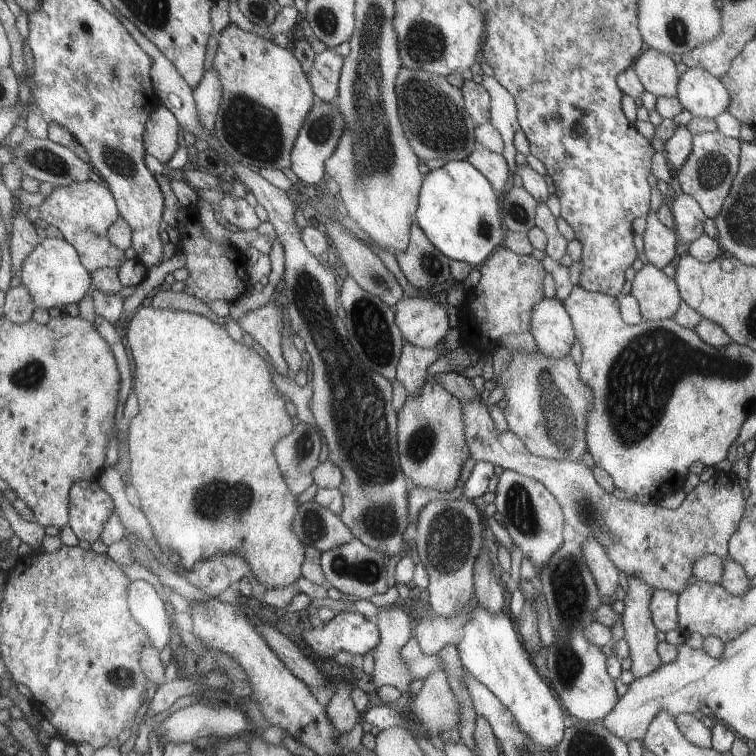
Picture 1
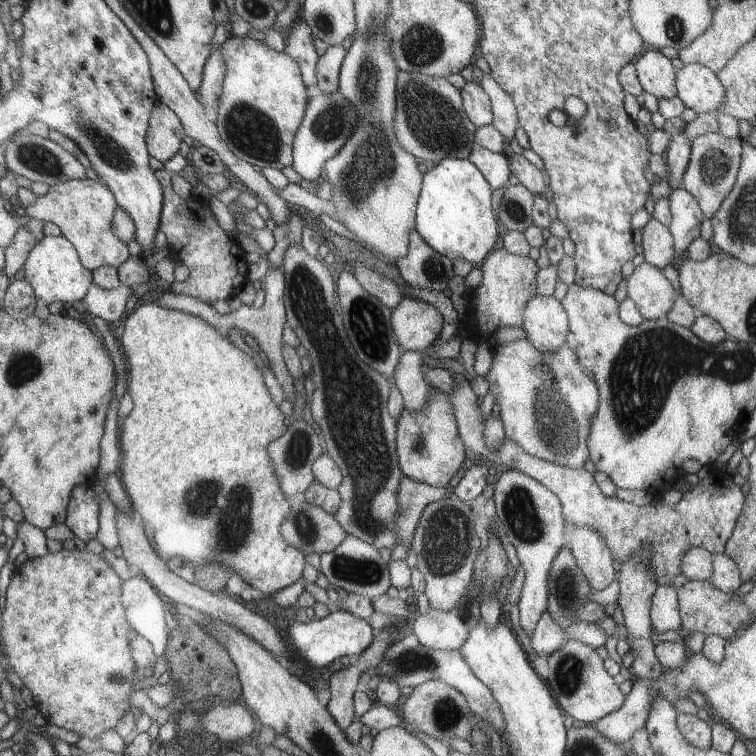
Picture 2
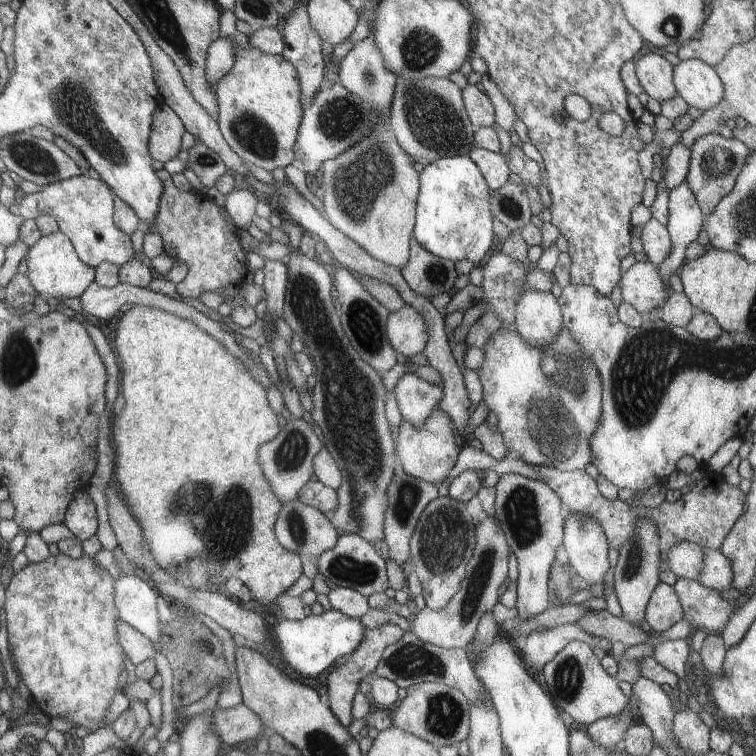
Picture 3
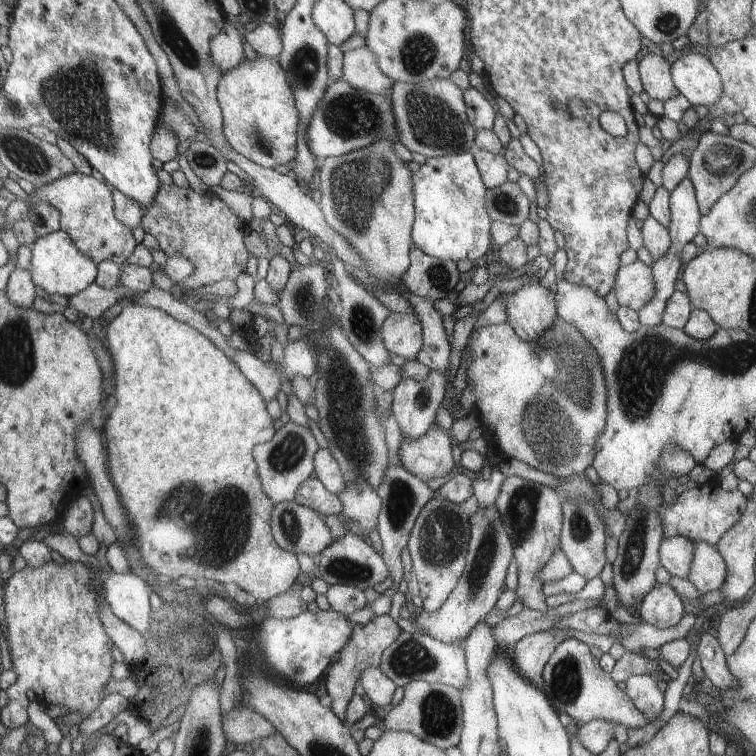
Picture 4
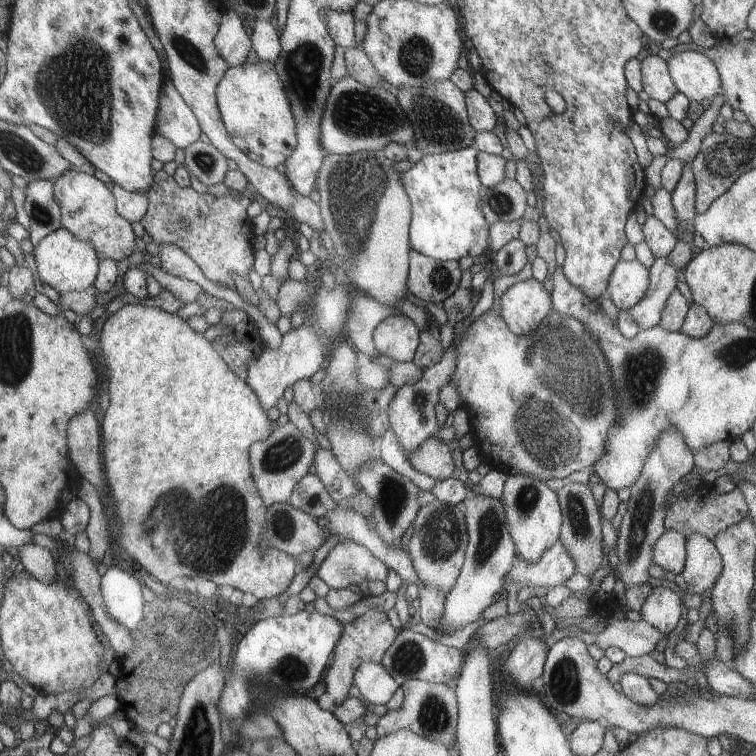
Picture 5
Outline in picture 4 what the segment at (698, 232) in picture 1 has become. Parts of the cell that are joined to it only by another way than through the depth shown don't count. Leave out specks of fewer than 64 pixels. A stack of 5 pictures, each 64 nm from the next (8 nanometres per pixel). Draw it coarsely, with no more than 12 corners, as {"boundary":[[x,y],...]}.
{"boundary":[[690,176],[671,191],[671,245],[652,264],[652,300],[637,310],[641,326],[663,322],[676,291],[680,252],[700,232]]}

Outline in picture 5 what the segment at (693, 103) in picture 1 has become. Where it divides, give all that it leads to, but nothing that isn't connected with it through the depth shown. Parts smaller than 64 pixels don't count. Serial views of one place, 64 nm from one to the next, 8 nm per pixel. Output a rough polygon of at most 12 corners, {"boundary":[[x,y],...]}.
{"boundary":[[693,50],[667,61],[680,93],[713,100],[720,93],[717,64]]}

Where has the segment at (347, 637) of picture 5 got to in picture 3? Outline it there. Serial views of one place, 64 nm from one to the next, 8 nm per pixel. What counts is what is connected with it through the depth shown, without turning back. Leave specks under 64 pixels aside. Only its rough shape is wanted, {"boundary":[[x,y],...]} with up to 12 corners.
{"boundary":[[388,622],[366,629],[346,664],[328,676],[330,708],[348,727],[360,680],[402,638]]}

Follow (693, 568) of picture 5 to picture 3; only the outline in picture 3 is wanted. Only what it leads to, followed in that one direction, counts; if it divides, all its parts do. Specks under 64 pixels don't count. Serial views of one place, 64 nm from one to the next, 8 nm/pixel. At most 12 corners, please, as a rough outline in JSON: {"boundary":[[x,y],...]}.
{"boundary":[[703,548],[698,582],[723,591],[732,588],[733,562],[720,550]]}

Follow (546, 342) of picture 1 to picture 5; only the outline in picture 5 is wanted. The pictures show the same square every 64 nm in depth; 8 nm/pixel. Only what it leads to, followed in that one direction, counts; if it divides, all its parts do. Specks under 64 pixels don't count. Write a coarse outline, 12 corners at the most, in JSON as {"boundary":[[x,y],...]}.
{"boundary":[[534,277],[500,296],[500,314],[518,336],[532,334],[553,309]]}

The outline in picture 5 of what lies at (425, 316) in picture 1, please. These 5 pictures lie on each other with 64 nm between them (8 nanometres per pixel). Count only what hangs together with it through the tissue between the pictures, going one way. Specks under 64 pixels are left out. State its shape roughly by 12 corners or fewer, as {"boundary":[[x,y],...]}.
{"boundary":[[396,312],[374,330],[378,354],[396,363],[414,360],[421,329]]}

